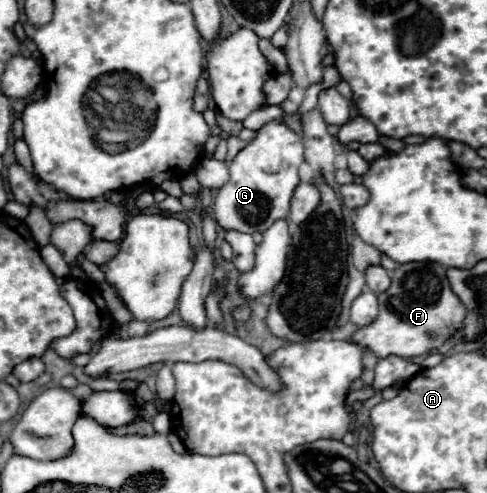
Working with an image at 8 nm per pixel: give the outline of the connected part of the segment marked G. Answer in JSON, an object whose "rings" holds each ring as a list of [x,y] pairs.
{"rings":[[[272,120],[266,126],[262,126],[256,134],[256,138],[242,148],[236,158],[230,162],[230,180],[218,190],[216,200],[214,200],[214,214],[216,214],[216,222],[228,230],[234,228],[238,232],[246,232],[246,234],[254,234],[254,232],[266,232],[276,220],[288,218],[288,210],[290,210],[290,198],[294,194],[294,188],[298,186],[300,178],[298,178],[298,168],[304,162],[304,146],[302,146],[302,138],[288,130],[282,122]]]}

